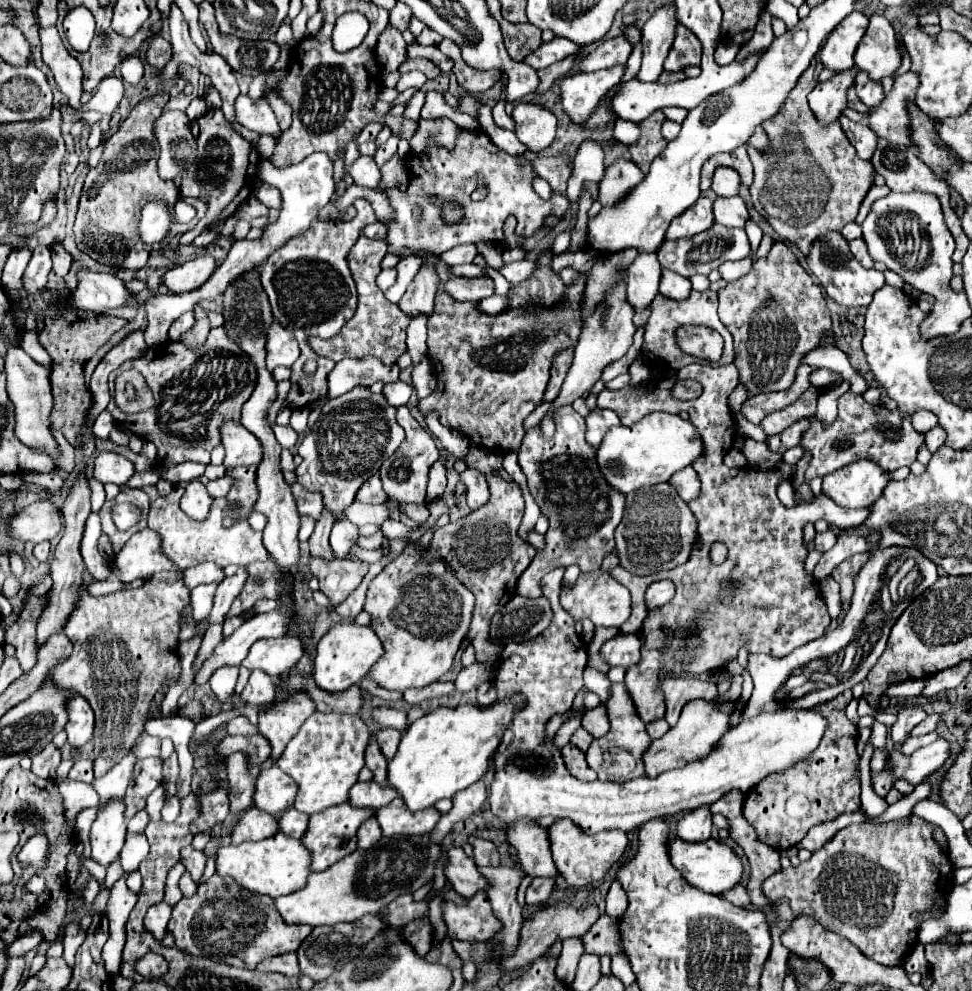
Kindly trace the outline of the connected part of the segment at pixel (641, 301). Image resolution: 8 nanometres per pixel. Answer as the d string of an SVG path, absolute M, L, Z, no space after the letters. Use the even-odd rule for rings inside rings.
M638 255L626 269L626 273L628 273L628 299L634 305L634 309L642 311L650 307L650 303L658 295L658 285L662 277L662 269L656 255Z

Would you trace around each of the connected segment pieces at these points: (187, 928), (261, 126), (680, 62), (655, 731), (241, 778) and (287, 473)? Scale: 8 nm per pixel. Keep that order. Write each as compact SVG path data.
M214 873L206 883L200 883L196 895L188 899L186 897L180 899L172 909L172 919L168 923L168 931L172 931L178 949L188 951L192 955L204 955L208 959L222 961L226 965L240 967L240 969L256 969L256 965L266 957L296 951L298 945L310 935L312 929L314 927L310 925L288 925L278 913L278 909L274 907L272 897L242 889L232 877L220 877L218 873Z
M238 95L236 115L246 129L258 131L260 135L272 135L276 141L280 141L282 129L276 121L276 115L266 97L250 99L248 95Z
M684 25L676 27L676 39L664 61L664 70L677 72L688 65L699 66L702 57L702 43Z
M664 718L652 721L650 725L646 725L646 729L648 729L648 735L652 737L652 739L658 739L658 737L662 737L668 729L670 729L670 725L666 723Z
M234 753L226 759L228 765L228 779L230 779L230 813L238 817L244 813L250 803L252 803L252 793L254 793L254 783L256 783L256 773L250 773L246 769L246 755Z
M282 449L282 471L284 471L284 477L286 477L288 483L294 483L294 481L296 481L296 475L292 475L292 473L294 473L292 455L290 455L290 451L286 451L286 449Z

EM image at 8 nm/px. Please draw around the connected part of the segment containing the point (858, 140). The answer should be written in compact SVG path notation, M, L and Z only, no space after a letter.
M840 117L840 125L842 125L846 137L850 139L850 143L852 143L852 135L854 135L854 149L858 151L858 157L870 161L870 157L874 155L876 145L878 145L878 135L866 123L854 123L848 117Z

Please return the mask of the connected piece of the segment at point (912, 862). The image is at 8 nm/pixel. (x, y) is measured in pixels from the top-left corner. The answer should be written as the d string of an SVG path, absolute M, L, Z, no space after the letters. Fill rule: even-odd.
M912 815L892 823L860 823L848 825L838 831L822 849L814 851L812 857L798 867L788 867L766 879L762 885L764 895L770 901L786 897L794 915L814 915L822 927L828 931L846 937L854 943L868 959L880 965L896 965L906 953L910 953L916 945L918 921L912 919L914 911L934 911L942 907L946 895L954 885L954 867L932 839L934 825Z

